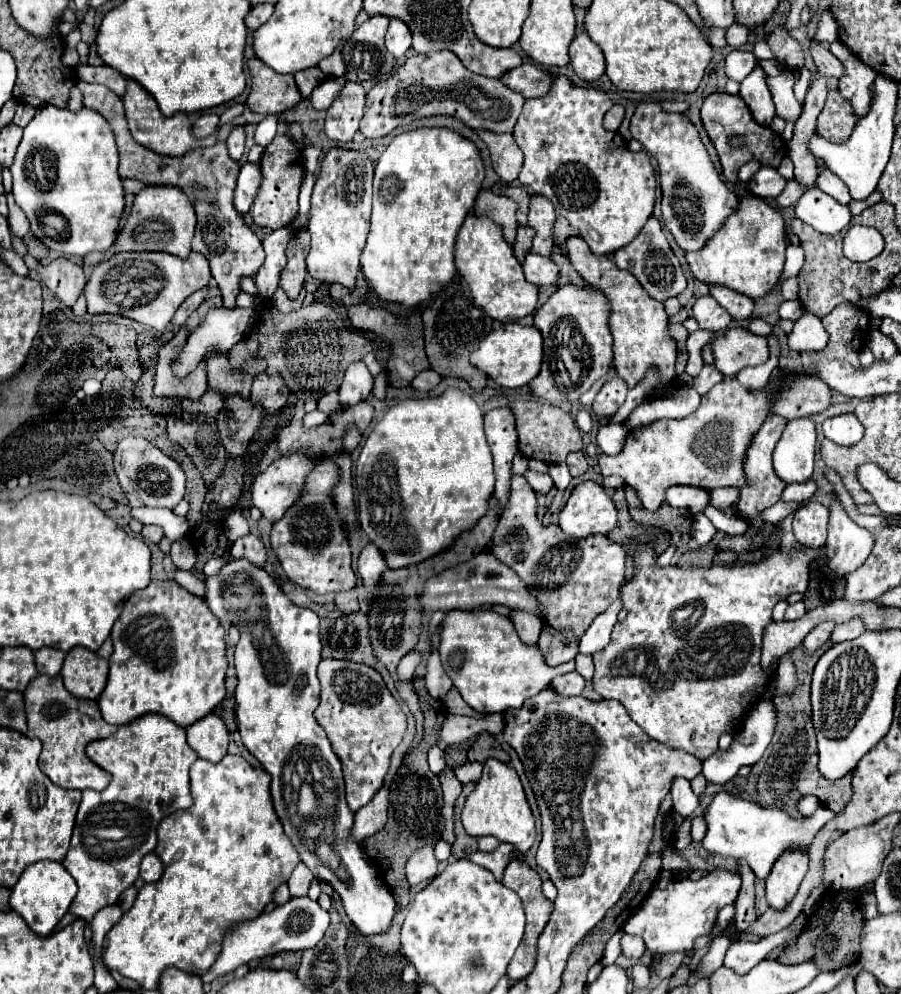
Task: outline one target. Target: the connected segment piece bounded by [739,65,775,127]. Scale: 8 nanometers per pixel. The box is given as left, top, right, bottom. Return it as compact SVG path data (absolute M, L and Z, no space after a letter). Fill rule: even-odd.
M759 65L741 83L741 93L739 95L747 103L753 119L759 125L769 127L773 117L775 117L775 105L773 105L773 99L771 99L771 91L765 83L765 71Z

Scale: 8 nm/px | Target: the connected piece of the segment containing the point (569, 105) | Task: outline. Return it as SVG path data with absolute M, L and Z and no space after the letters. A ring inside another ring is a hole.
M559 75L545 97L525 101L519 121L513 129L515 143L525 155L519 183L531 193L547 197L555 205L557 215L565 217L571 227L581 231L581 237L587 241L595 255L611 255L613 251L631 243L635 235L639 235L647 219L653 215L657 189L651 157L645 151L629 151L619 133L603 129L603 117L611 107L613 101L605 91L593 87L577 87L569 77Z

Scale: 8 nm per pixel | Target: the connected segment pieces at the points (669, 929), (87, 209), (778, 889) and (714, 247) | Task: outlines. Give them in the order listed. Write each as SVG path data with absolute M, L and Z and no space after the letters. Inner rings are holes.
M721 867L701 877L699 881L691 881L687 877L675 879L665 889L655 887L647 895L647 899L637 907L637 911L627 919L623 931L629 935L643 937L647 949L653 953L653 959L673 951L691 951L693 941L699 935L711 933L719 909L735 903L739 889L741 889L741 875Z
M55 105L39 107L23 131L11 173L15 203L29 217L35 237L51 251L61 255L85 255L91 251L107 251L113 245L125 209L125 191L119 177L117 143L103 115L87 107L77 113ZM31 159L39 159L39 173L33 173ZM45 213L57 213L67 219L67 239L51 239L45 235L39 221Z
M785 851L773 865L771 875L767 877L765 899L767 905L775 911L783 911L795 897L805 873L807 873L807 855L803 851Z
M743 197L739 209L725 221L723 229L695 253L687 253L687 263L697 281L723 285L751 299L765 297L779 281L785 263L785 221L779 211L759 197Z

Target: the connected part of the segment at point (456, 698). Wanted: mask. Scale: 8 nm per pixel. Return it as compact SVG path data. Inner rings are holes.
M453 687L447 695L445 695L445 699L443 699L443 703L445 703L445 707L447 707L447 711L449 713L457 713L457 715L469 715L469 717L479 717L479 713L475 713L463 699L461 699L461 695L459 695L459 691Z

